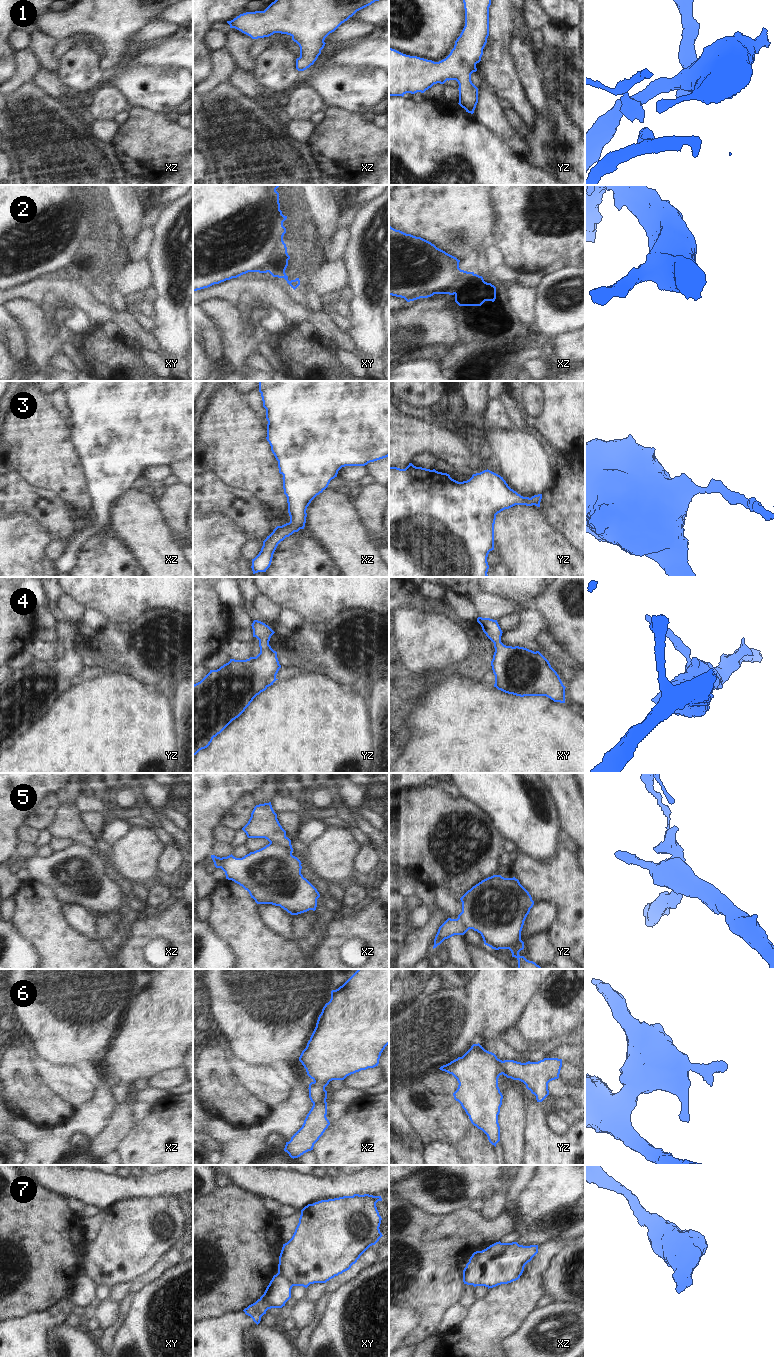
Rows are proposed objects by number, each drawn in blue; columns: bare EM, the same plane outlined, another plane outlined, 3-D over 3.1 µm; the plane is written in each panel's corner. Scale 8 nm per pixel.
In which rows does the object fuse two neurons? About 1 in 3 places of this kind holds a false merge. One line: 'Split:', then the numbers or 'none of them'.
Split: 5, 7

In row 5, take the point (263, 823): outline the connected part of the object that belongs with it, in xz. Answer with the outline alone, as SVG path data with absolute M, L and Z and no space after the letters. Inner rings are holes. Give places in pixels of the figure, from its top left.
M271 802L256 805L242 830L248 838L265 838L269 842L283 844L289 852L293 852L291 840L280 825Z

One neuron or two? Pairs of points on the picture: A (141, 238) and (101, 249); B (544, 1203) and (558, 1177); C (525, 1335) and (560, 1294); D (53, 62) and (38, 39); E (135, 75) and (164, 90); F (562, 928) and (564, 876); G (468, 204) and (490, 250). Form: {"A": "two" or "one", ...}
{"A": "two", "B": "one", "C": "two", "D": "one", "E": "one", "F": "one", "G": "two"}

